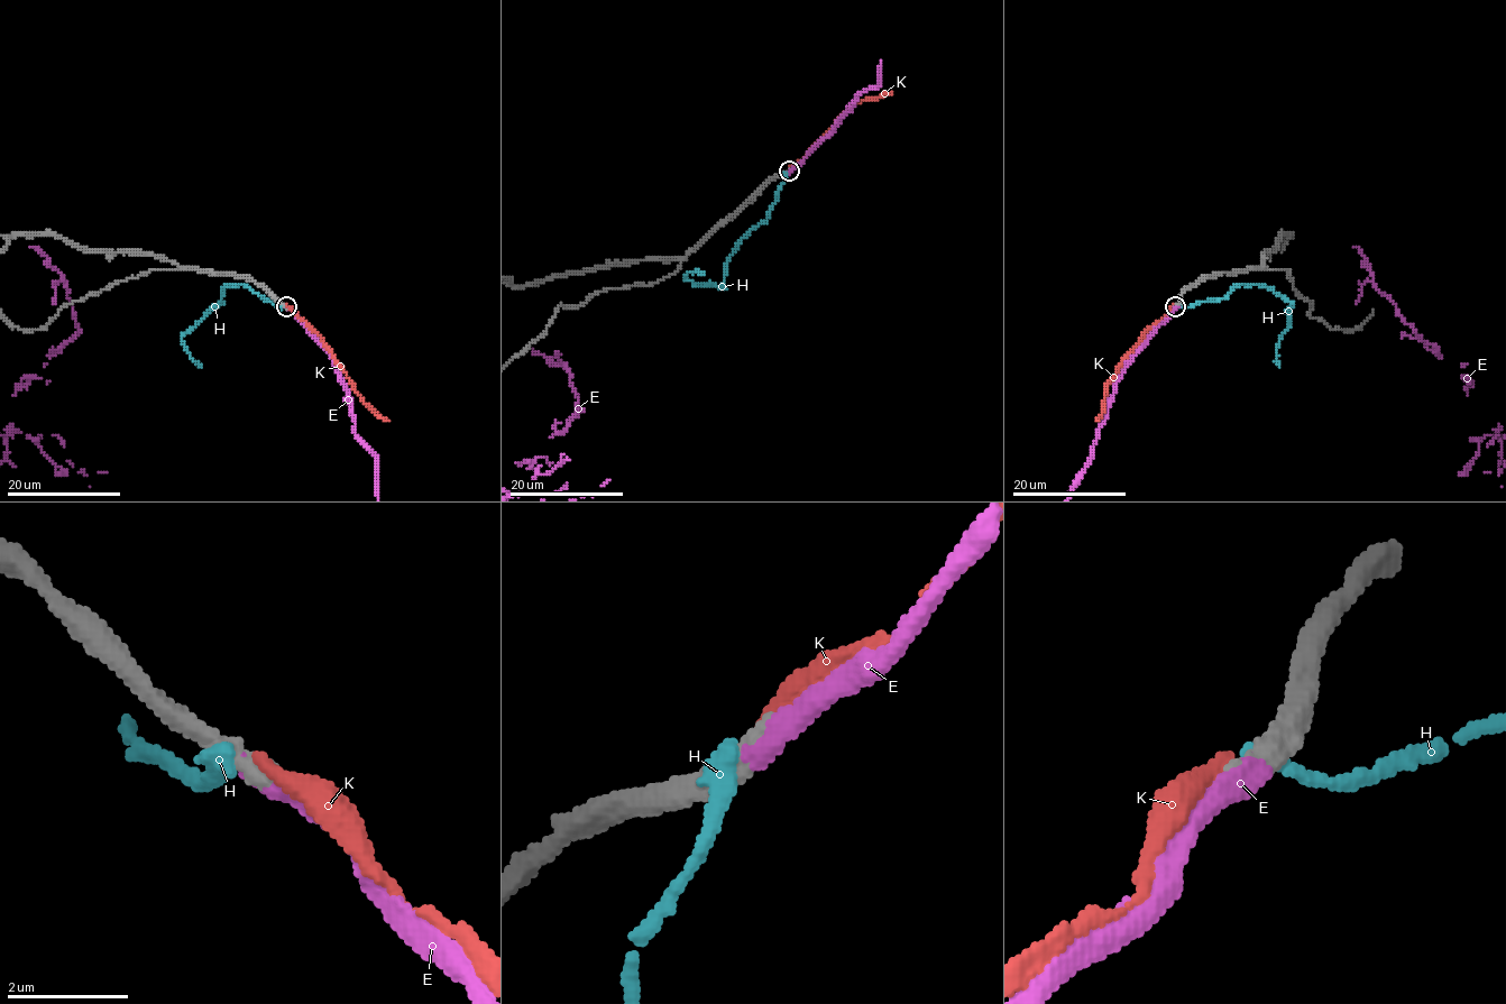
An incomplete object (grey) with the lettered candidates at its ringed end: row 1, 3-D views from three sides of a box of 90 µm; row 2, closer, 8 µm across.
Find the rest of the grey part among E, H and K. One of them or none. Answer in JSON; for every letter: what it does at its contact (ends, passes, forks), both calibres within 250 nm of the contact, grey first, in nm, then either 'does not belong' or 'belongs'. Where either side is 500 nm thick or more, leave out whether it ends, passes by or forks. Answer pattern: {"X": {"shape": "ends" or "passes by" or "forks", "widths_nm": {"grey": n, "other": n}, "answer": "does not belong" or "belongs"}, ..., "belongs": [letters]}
{"E": {"shape": "ends", "widths_nm": {"grey": 400, "other": 440}, "answer": "belongs"}, "H": {"shape": "ends", "widths_nm": {"grey": 480, "other": 380}, "answer": "does not belong"}, "K": {"shape": "ends", "widths_nm": {"grey": 360, "other": 320}, "answer": "does not belong"}, "belongs": ["E"]}

